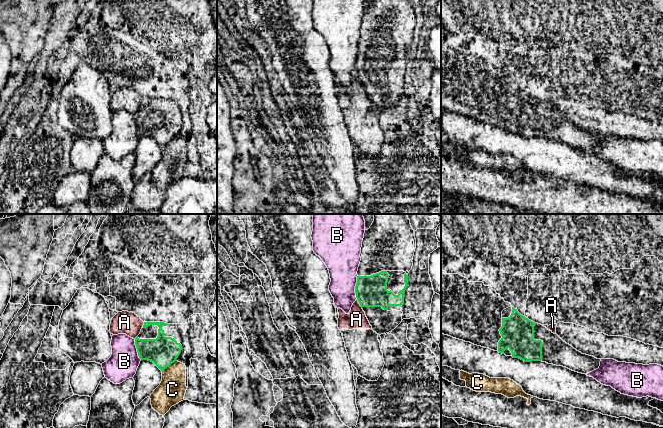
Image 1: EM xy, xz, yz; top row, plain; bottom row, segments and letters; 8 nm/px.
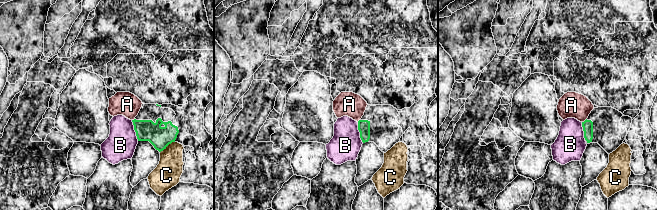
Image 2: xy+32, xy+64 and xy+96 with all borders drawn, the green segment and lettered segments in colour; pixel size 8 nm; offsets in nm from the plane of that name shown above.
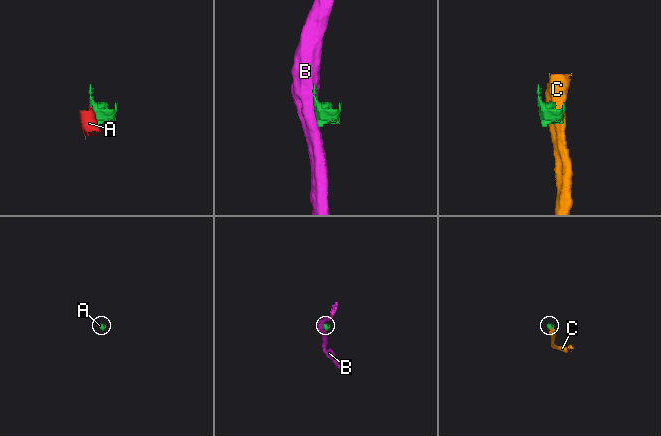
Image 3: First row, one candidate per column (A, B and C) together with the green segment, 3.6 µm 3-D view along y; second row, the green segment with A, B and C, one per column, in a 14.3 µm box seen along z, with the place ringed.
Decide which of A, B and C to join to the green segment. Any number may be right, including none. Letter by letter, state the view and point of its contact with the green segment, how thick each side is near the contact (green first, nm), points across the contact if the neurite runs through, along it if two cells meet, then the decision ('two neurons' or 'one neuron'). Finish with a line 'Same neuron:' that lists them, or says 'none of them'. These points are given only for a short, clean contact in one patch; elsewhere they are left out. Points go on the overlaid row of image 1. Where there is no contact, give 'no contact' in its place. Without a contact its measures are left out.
A: xz (359, 303) | 260/160 nm | along xz (356, 299), (361, 307) | two neurons
B: xz (355, 287) | 260/280 nm | two neurons
C: xy (168, 366) | 240/220 nm | along xy (175, 360), (162, 371) | two neurons
Same neuron: none of them

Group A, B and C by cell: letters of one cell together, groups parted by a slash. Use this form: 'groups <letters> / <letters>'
groups A / B / C

